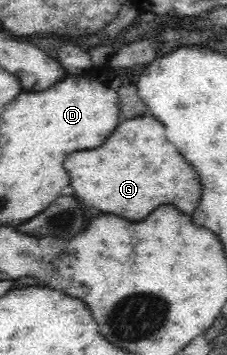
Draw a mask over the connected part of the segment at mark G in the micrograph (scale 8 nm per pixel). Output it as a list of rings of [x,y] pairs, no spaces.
[[[154,116],[122,122],[106,144],[70,154],[64,166],[72,178],[78,200],[104,214],[130,218],[130,222],[146,220],[148,214],[166,202],[192,214],[202,194],[198,172],[166,140],[166,130]]]

